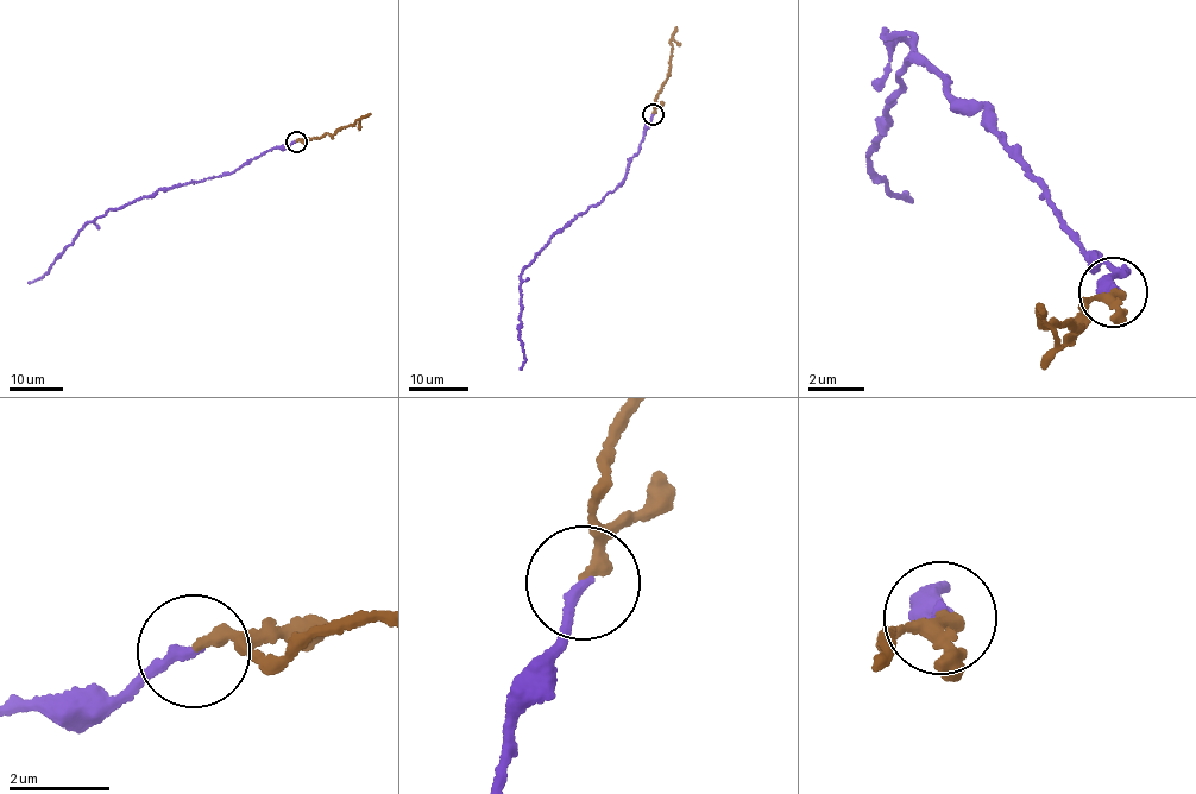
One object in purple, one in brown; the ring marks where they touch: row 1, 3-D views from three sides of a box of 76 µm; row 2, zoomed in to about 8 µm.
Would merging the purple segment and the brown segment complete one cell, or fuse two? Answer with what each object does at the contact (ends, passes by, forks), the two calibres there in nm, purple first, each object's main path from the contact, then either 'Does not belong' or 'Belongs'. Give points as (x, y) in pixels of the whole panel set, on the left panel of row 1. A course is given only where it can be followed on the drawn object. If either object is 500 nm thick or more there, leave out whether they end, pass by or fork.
At the ring purple ends. At the ring brown ends. Thickness 200 nm (purple) against 280 nm. Course of purple: (295, 140), (288, 146), (277, 146), (230, 172), (161, 189), (109, 209), (80, 229), (49, 271), (29, 283). Course of brown: (295, 140), (334, 133), (357, 119), (359, 130). Belongs

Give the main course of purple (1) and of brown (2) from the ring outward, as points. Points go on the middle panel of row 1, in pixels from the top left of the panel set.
1: (653, 114), (623, 181), (600, 202), (552, 234), (522, 269), (518, 335), (524, 357), (521, 370)
2: (653, 114), (669, 71), (671, 41), (679, 45)

